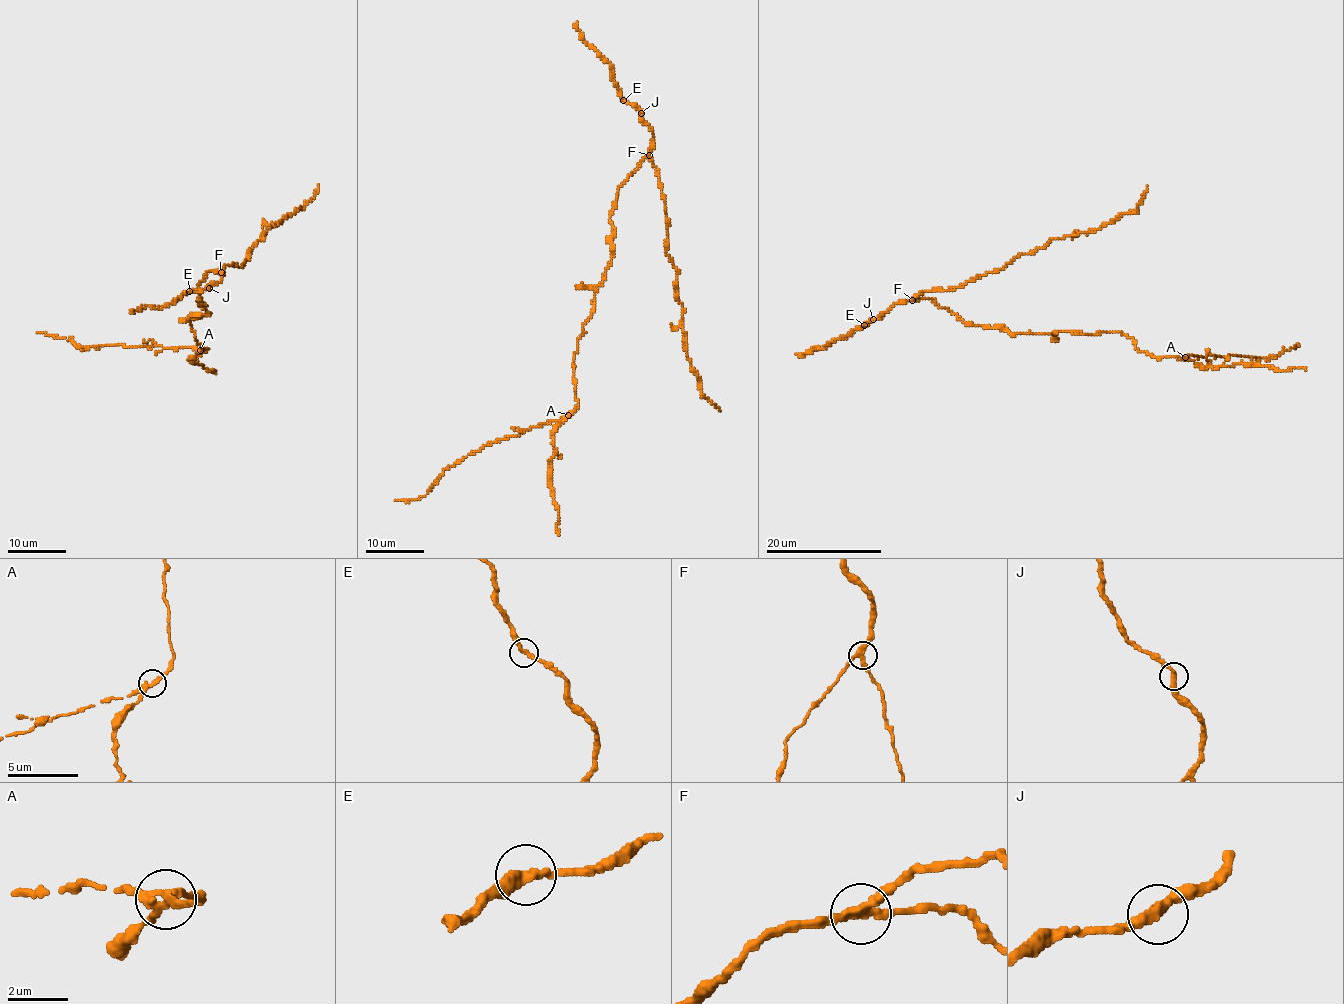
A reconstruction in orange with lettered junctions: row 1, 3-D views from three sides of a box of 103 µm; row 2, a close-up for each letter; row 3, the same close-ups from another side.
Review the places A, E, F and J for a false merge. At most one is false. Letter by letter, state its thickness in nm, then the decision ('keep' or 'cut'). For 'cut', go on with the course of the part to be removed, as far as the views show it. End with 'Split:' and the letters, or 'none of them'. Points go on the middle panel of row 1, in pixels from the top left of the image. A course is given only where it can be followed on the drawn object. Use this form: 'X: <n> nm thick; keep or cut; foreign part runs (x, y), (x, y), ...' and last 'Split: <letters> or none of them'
A: 280 nm thick; cut; foreign part runs (569, 415), (485, 444), (444, 471), (425, 495), (408, 502), (396, 501)
E: 340 nm thick; keep
F: 300 nm thick; keep
J: 360 nm thick; keep
Split: A

